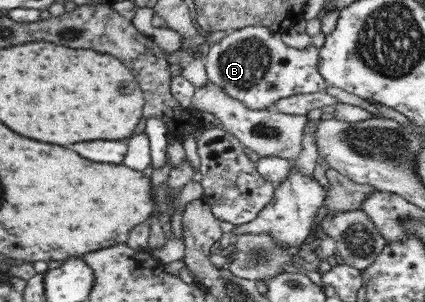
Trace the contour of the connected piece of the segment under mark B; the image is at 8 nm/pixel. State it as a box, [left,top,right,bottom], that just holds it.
[201,26,328,110]

